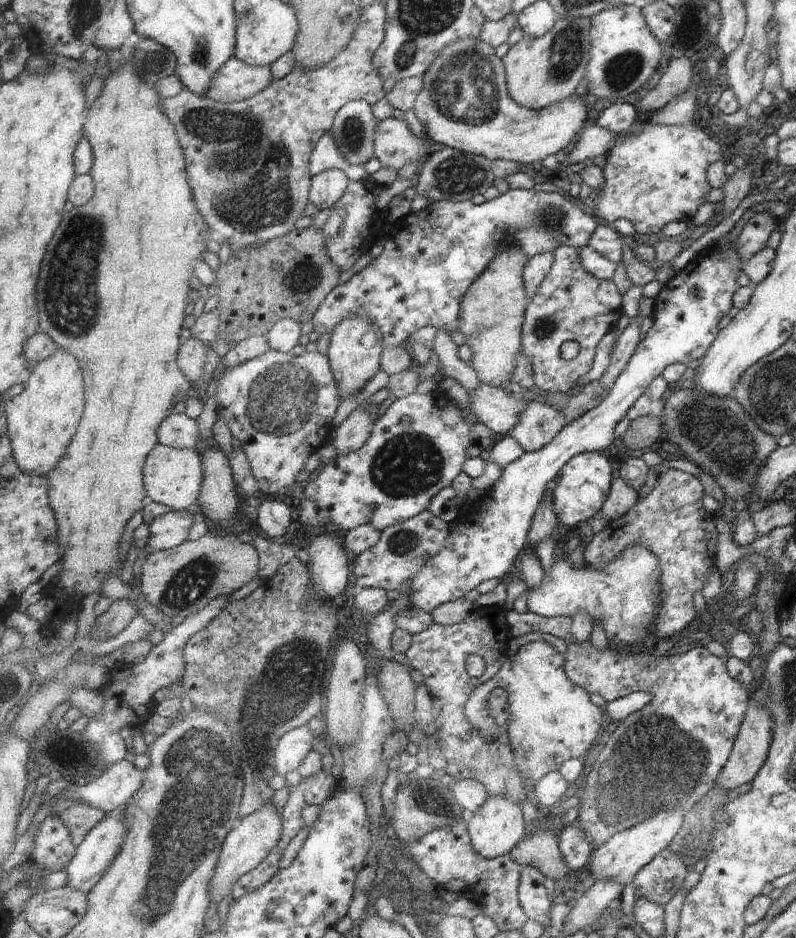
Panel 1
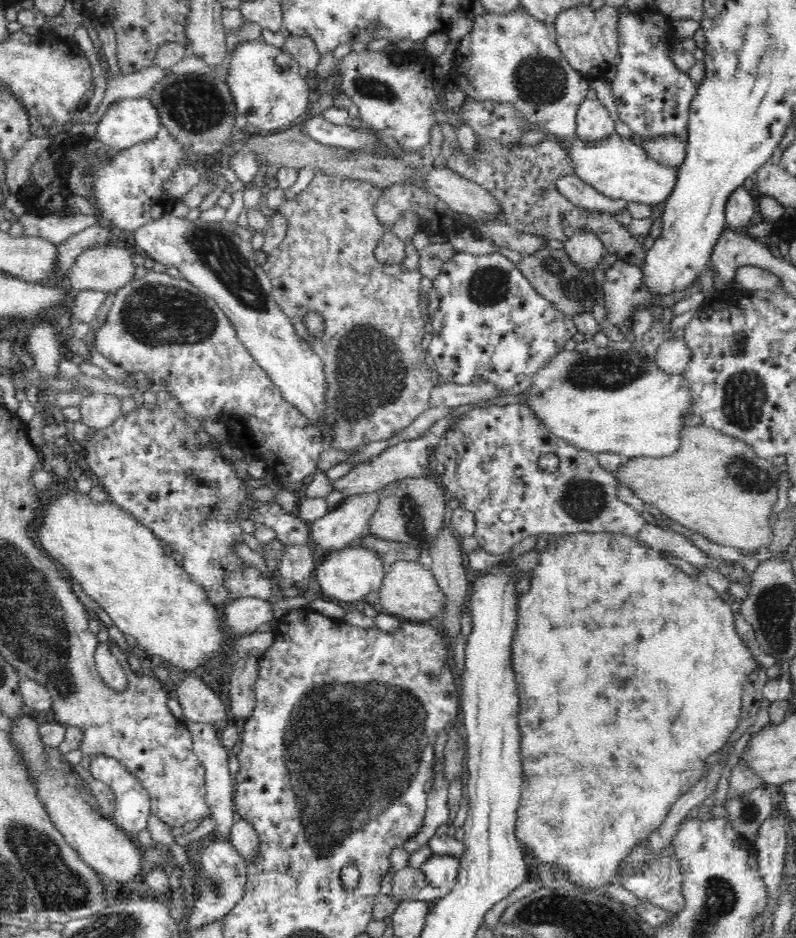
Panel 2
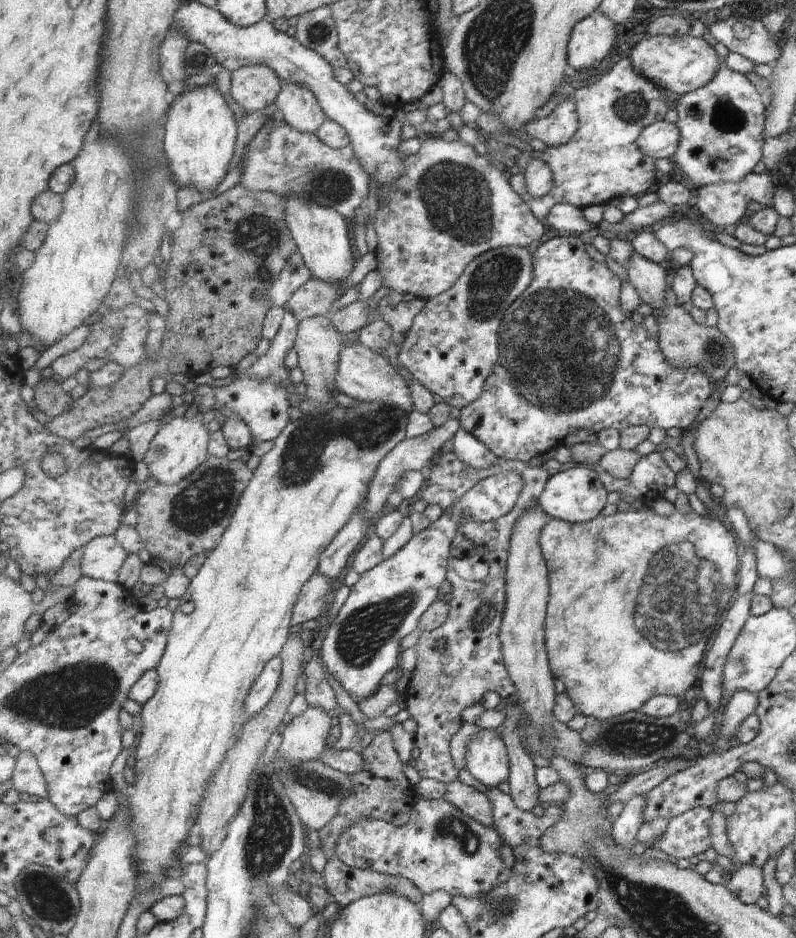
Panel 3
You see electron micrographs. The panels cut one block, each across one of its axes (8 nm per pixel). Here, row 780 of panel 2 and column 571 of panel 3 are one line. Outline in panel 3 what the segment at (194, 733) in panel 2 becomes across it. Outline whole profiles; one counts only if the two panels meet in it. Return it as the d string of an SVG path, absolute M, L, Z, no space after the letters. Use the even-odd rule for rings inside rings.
M557 203L546 218L546 224L559 232L587 232L595 227L584 215L584 209L569 203Z

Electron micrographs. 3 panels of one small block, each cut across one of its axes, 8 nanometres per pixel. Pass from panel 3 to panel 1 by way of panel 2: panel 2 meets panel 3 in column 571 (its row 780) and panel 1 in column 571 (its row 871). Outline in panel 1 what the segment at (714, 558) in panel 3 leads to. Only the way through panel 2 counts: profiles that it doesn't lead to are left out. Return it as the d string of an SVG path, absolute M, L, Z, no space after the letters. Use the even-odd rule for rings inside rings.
M630 546L601 570L588 566L577 569L570 559L559 559L545 575L541 588L528 589L527 607L547 618L589 614L601 622L610 644L627 648L653 636L653 622L663 608L659 601L663 595L661 574L660 558L644 546Z

